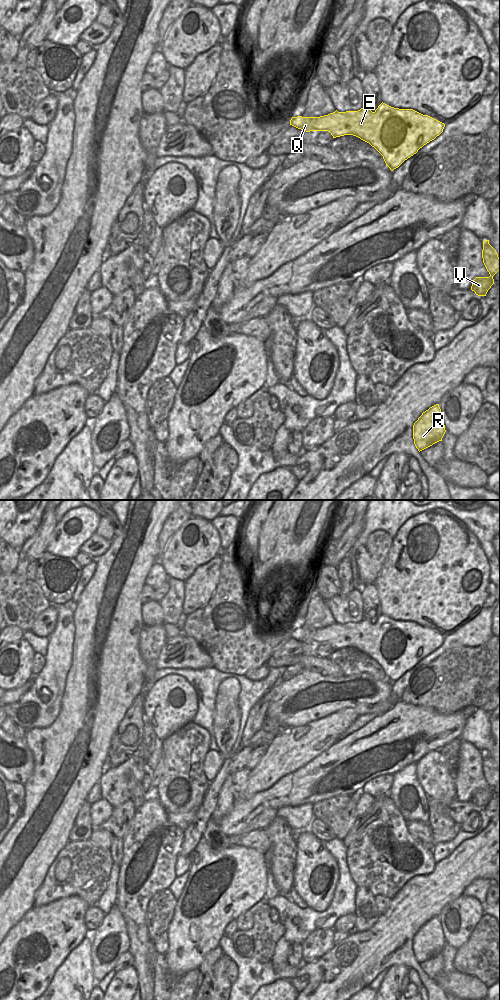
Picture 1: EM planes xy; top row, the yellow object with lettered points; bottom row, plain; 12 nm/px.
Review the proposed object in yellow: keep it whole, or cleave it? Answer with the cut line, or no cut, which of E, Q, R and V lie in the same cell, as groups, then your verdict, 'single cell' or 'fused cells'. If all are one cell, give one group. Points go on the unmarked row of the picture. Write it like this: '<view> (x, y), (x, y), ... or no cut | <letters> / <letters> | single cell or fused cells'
no cut | E Q R V | single cell

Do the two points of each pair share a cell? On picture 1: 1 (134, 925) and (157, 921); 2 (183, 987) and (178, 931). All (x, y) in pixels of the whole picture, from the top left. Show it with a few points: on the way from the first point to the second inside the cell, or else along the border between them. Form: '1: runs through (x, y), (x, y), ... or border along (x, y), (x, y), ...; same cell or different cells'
1: border along (149, 900), (146, 906), (146, 929), (152, 940); different cells
2: border along (165, 959), (178, 974), (198, 967); different cells

